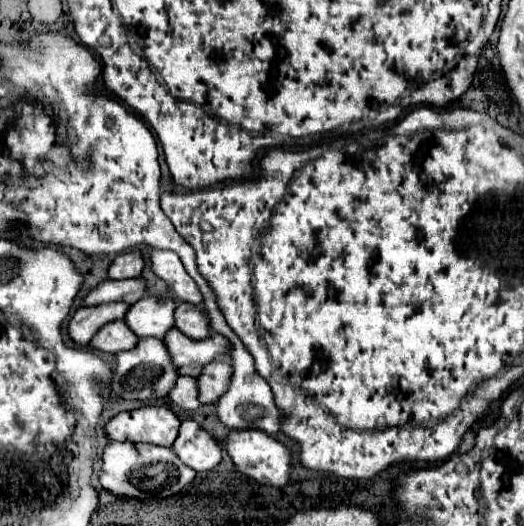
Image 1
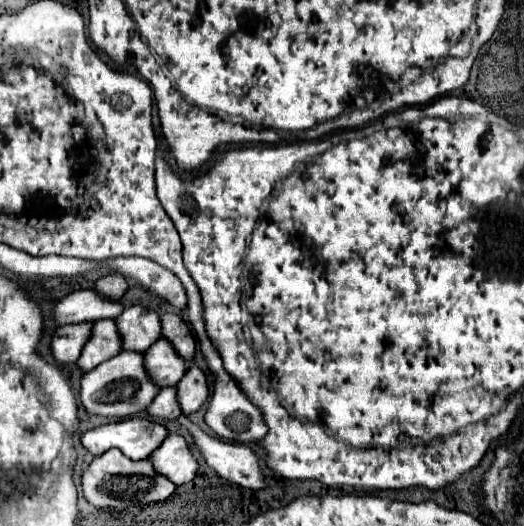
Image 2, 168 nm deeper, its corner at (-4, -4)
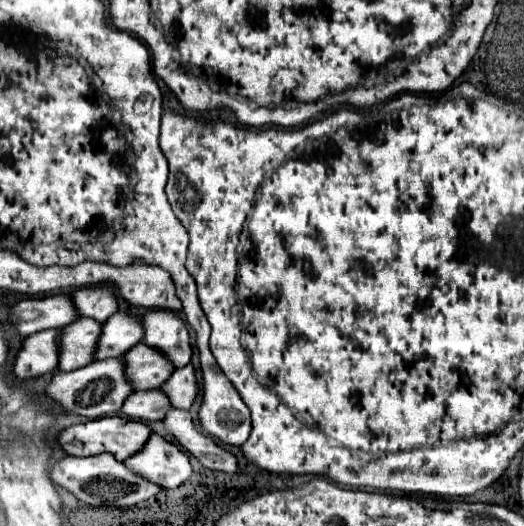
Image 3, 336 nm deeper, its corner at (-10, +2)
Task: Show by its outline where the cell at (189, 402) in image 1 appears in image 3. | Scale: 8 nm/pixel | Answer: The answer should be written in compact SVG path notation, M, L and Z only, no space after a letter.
M144 390L144 392L132 392L124 404L122 404L122 414L134 420L142 422L152 422L152 420L162 420L172 406L168 406L168 398L160 394L160 390Z

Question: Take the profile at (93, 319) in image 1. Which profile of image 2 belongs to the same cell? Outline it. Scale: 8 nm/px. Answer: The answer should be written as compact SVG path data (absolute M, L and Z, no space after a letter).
M92 322L60 326L52 338L54 358L62 364L76 362L82 354L84 344L90 340L90 330L92 330Z

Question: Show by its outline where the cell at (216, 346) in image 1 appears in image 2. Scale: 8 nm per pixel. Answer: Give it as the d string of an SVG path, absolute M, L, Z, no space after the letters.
M160 338L144 354L146 354L146 368L152 380L162 388L178 384L186 374L186 370L194 364L194 360L184 360L178 354L178 350L174 350L174 344L170 344L170 340L166 338Z

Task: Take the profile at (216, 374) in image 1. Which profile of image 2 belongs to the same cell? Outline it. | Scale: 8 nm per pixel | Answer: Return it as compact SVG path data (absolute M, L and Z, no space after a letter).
M192 366L190 372L186 372L186 376L178 382L178 400L182 404L182 412L190 414L200 410L208 396L210 396L208 376L198 366Z

